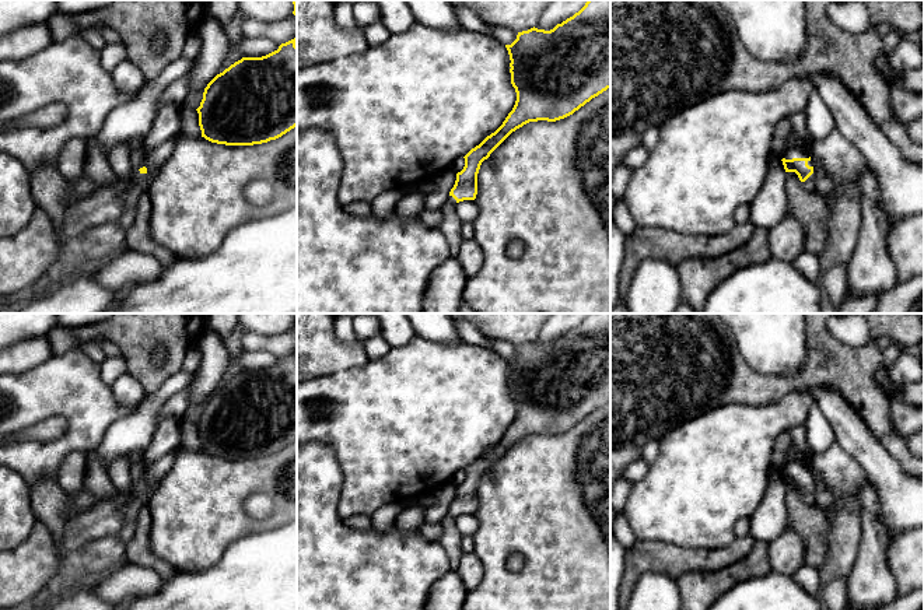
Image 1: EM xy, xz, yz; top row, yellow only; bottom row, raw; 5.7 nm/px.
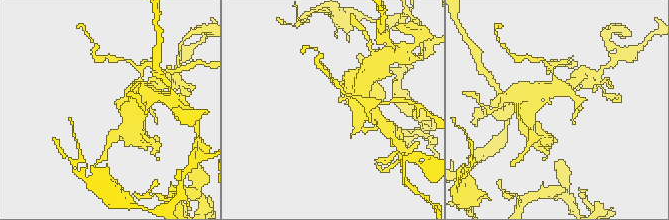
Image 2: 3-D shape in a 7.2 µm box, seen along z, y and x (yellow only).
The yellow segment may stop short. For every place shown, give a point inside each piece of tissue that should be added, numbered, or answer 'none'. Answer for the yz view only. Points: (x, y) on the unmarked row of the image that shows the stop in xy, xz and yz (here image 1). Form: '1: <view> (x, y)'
1: yz (793, 466)

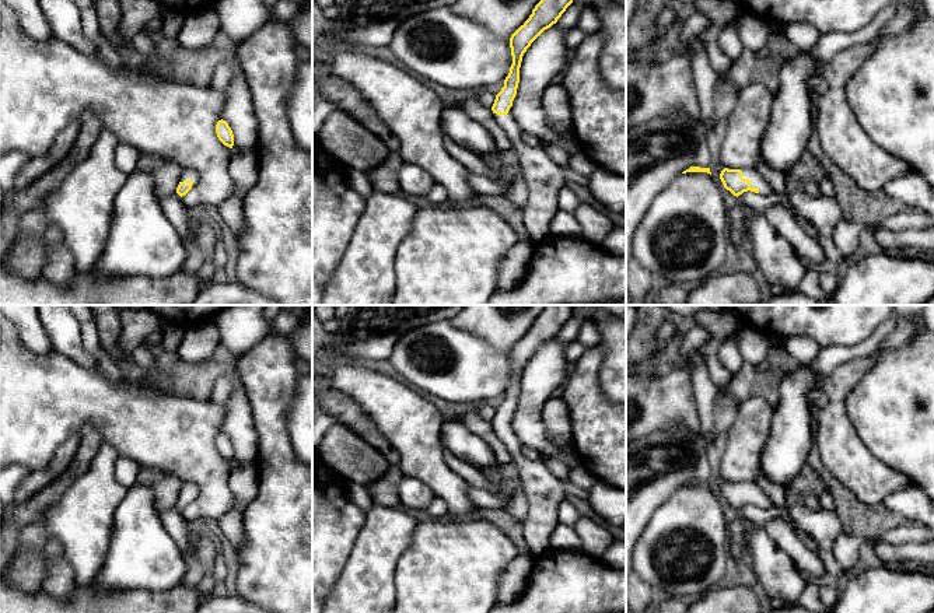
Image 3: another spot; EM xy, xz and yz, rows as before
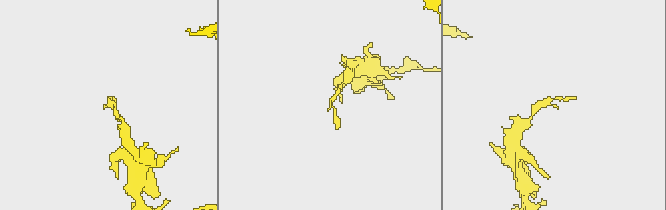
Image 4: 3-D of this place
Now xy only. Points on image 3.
1: xy (188, 487)

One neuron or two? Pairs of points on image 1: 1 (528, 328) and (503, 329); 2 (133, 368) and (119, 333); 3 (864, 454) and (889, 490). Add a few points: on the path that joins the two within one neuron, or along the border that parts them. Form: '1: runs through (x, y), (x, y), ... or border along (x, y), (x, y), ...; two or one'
1: runs through (522, 328), (508, 328); one
2: runs through (133, 360), (132, 346), (128, 342); one
3: runs through (872, 462), (889, 481); one

